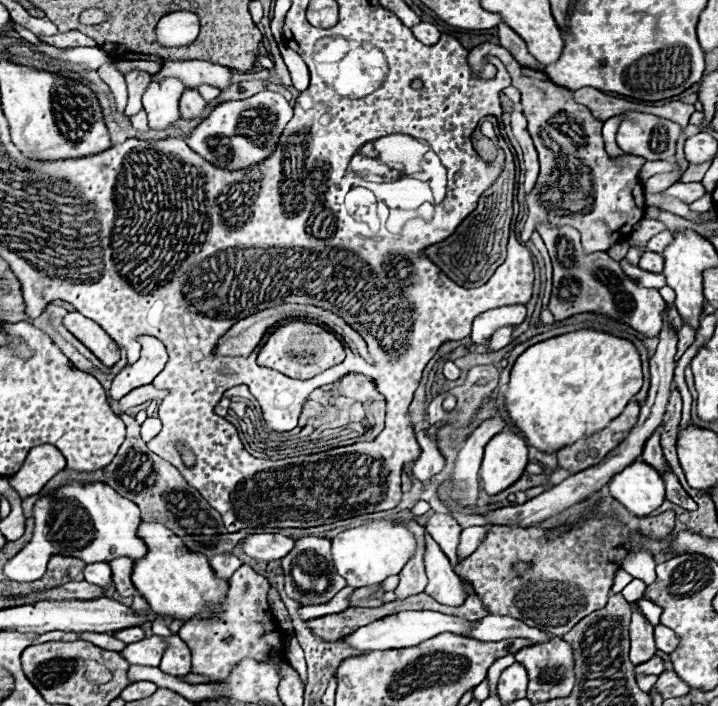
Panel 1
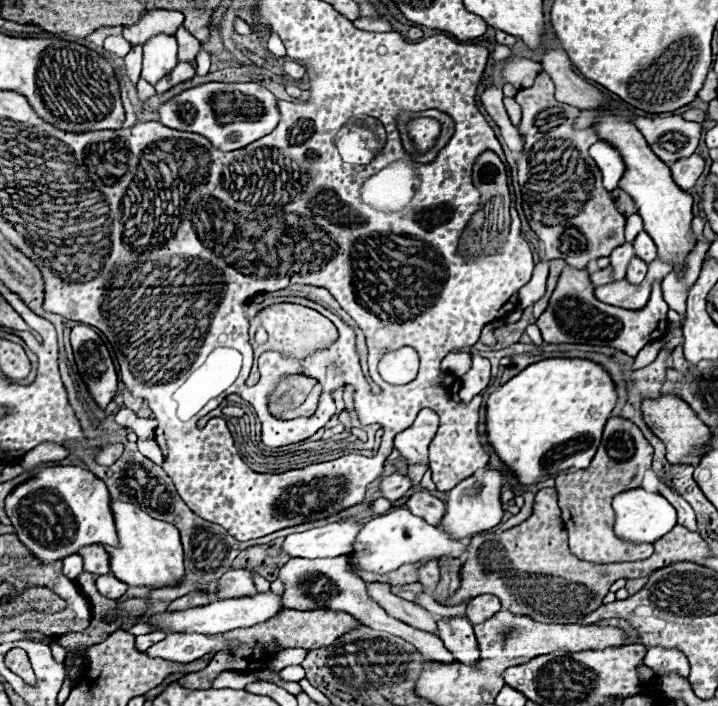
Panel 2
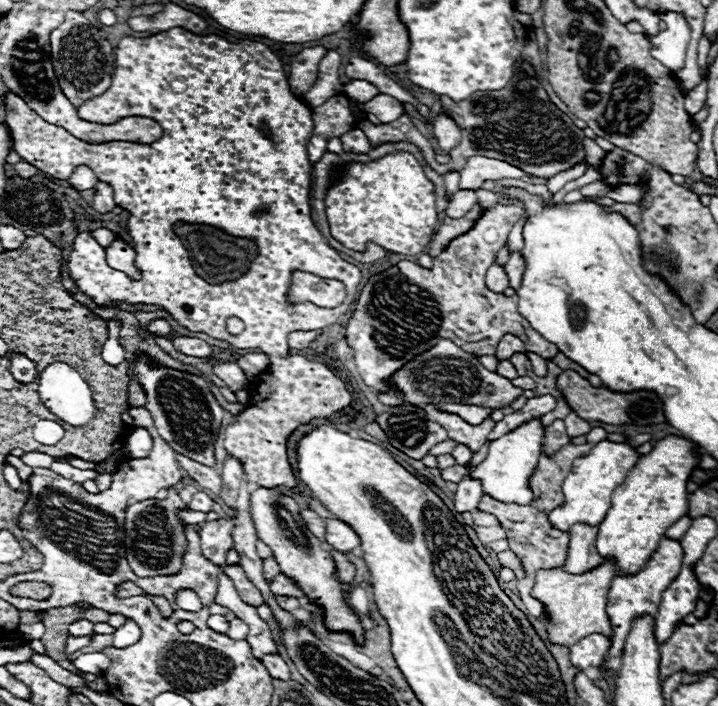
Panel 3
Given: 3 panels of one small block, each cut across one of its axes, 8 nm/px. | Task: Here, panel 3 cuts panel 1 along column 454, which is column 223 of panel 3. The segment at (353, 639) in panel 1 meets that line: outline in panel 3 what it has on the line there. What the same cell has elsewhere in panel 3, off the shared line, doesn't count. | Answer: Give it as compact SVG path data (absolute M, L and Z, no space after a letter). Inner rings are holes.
M210 614L210 618L208 618L208 628L214 630L214 632L220 632L220 634L228 632L228 624L230 622L220 614Z

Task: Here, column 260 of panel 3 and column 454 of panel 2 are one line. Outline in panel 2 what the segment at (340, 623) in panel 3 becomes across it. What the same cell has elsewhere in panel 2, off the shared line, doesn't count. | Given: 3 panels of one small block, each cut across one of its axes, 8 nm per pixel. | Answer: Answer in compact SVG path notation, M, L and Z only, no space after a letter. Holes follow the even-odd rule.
M486 470L480 476L470 476L462 480L456 488L450 490L448 494L448 504L446 504L446 514L442 518L442 528L450 540L470 540L470 536L476 536L484 530L494 528L502 520L502 504L500 504L500 488L502 488L502 472L498 470Z

